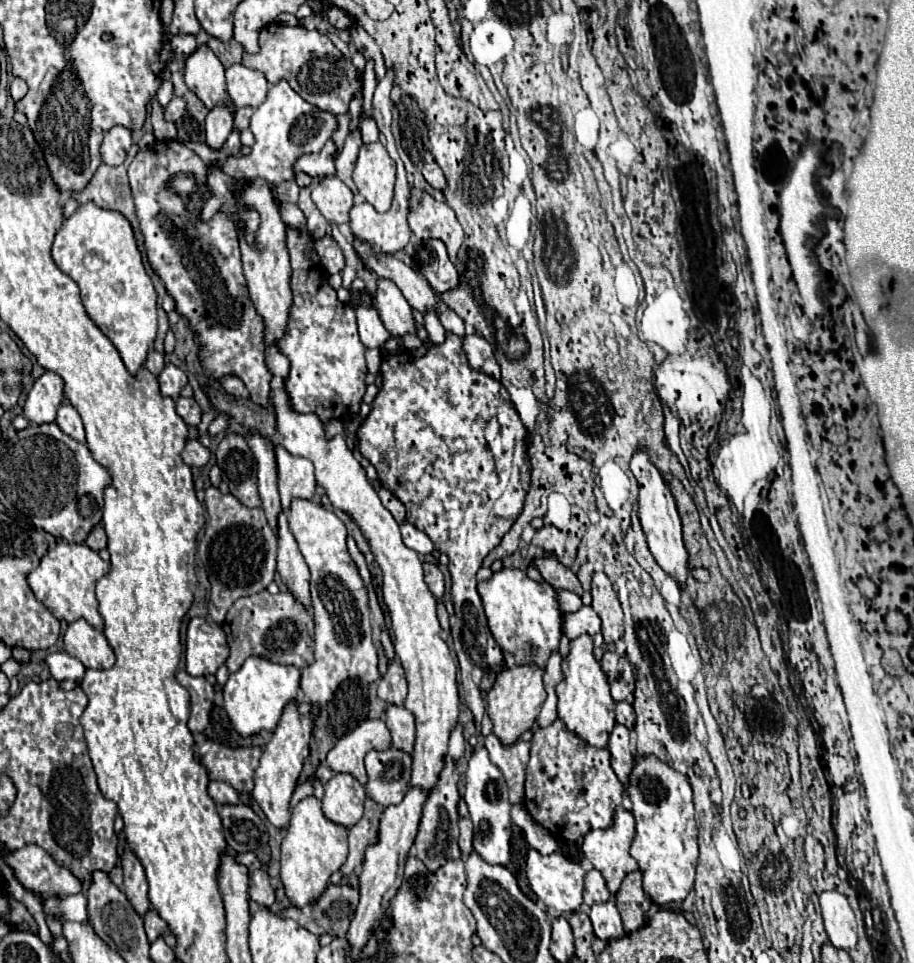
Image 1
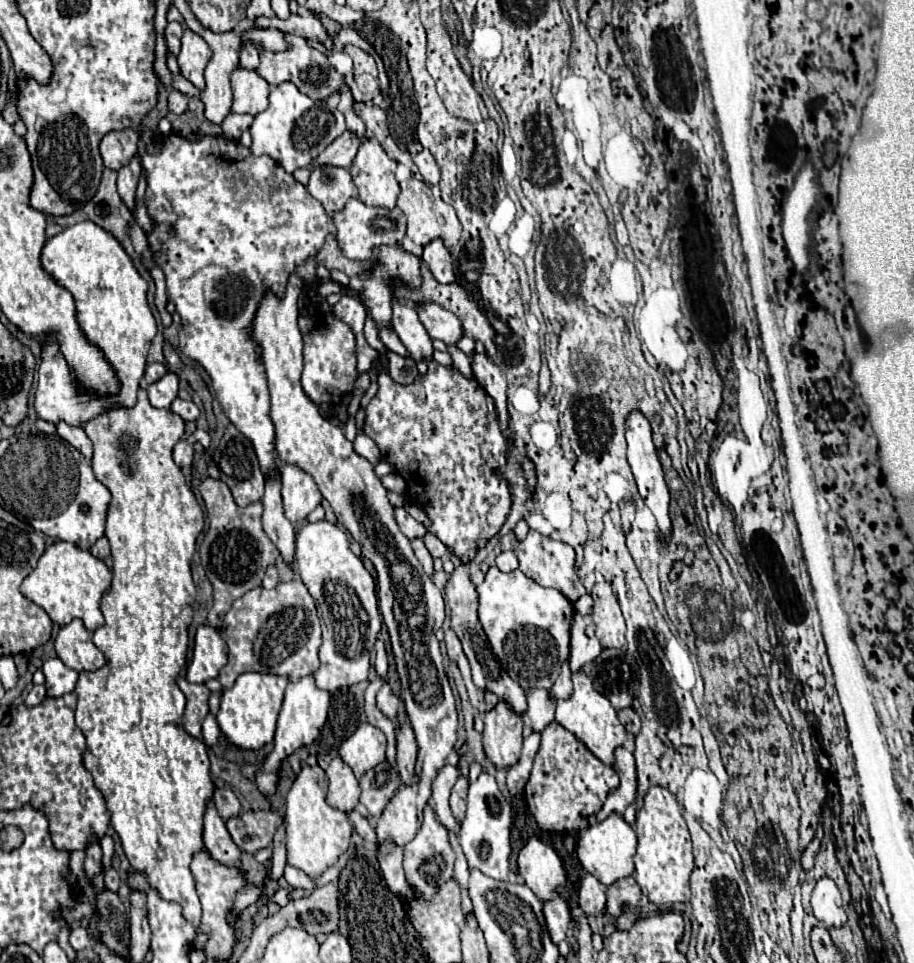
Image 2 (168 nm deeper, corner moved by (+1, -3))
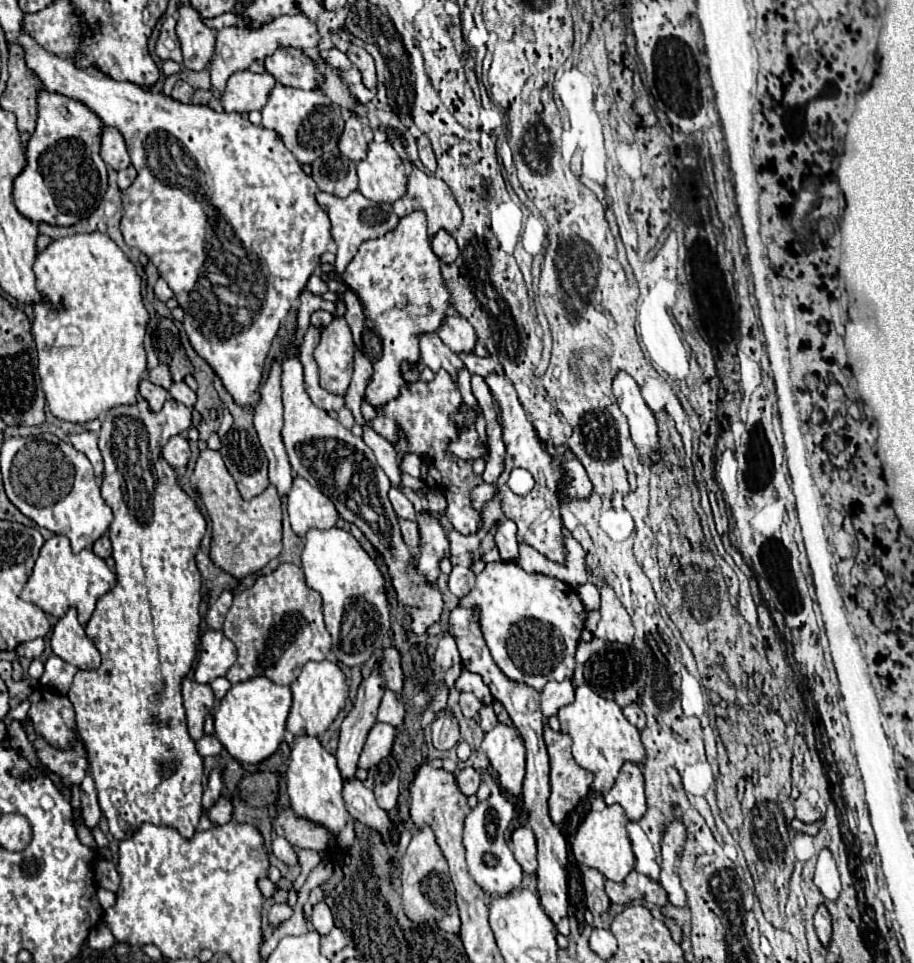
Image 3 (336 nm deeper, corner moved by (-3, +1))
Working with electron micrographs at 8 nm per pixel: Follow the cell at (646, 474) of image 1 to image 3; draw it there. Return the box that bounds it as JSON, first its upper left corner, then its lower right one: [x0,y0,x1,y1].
[612,371,658,463]

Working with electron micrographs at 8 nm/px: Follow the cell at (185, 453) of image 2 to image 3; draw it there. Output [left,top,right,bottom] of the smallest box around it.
[162,437,190,467]

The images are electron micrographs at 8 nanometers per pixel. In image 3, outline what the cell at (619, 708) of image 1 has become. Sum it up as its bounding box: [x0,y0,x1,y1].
[624,703,646,731]

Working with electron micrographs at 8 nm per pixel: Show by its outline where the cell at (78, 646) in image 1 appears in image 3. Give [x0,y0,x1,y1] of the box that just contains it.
[50,607,100,669]

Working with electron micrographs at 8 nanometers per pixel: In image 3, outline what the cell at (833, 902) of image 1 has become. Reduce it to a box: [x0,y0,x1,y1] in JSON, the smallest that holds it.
[814,849,840,901]

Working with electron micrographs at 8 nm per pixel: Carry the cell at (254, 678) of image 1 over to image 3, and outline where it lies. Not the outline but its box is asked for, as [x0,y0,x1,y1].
[214,677,292,765]

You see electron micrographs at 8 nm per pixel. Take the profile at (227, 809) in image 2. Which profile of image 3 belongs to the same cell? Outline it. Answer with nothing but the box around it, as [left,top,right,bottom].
[204,797,232,825]

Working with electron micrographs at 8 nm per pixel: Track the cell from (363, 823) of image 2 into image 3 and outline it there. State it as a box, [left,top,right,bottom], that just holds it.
[342,777,394,843]

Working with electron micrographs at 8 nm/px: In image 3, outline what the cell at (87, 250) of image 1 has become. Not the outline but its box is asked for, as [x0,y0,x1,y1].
[32,233,148,423]

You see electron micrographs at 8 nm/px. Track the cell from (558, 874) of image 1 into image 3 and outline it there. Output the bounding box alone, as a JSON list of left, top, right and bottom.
[512,825,536,873]

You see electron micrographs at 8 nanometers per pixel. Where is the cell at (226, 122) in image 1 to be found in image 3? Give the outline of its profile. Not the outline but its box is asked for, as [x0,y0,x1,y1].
[210,13,320,93]

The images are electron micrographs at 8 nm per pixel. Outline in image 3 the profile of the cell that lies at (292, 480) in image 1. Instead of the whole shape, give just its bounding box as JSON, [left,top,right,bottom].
[288,477,338,537]

